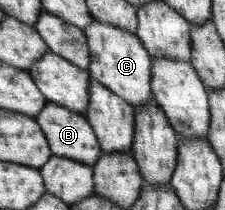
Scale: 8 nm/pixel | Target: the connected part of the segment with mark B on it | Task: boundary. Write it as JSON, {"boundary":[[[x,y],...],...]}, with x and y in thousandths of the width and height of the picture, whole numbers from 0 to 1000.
{"boundary":[[[200,481],[187,524],[151,567],[196,633],[231,738],[347,767],[382,790],[409,790],[453,738],[422,638],[369,548],[338,543],[276,514],[276,505]]]}

